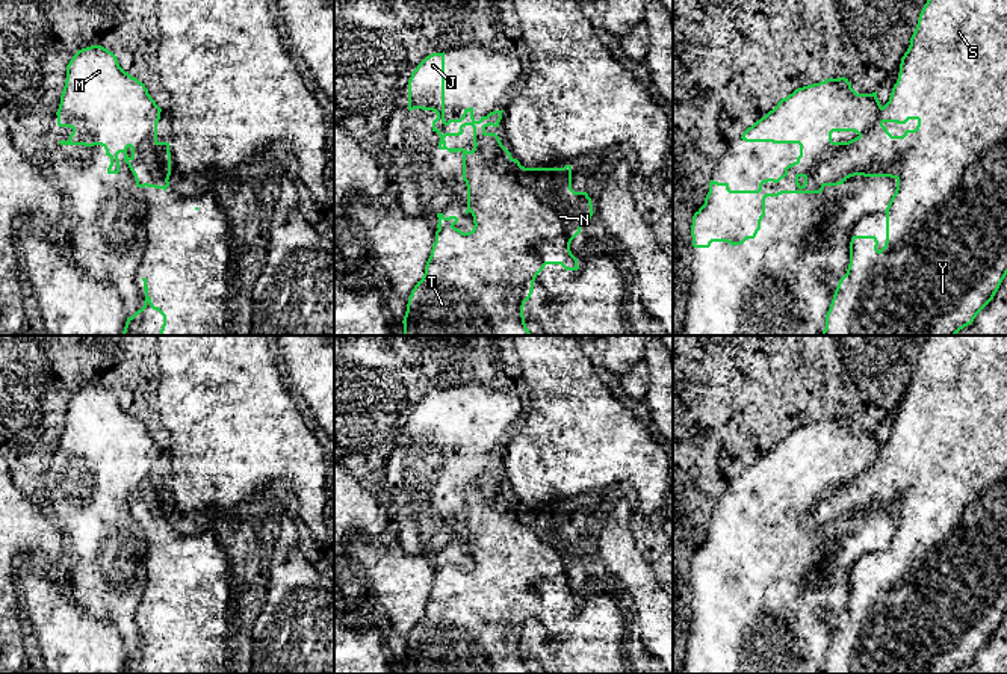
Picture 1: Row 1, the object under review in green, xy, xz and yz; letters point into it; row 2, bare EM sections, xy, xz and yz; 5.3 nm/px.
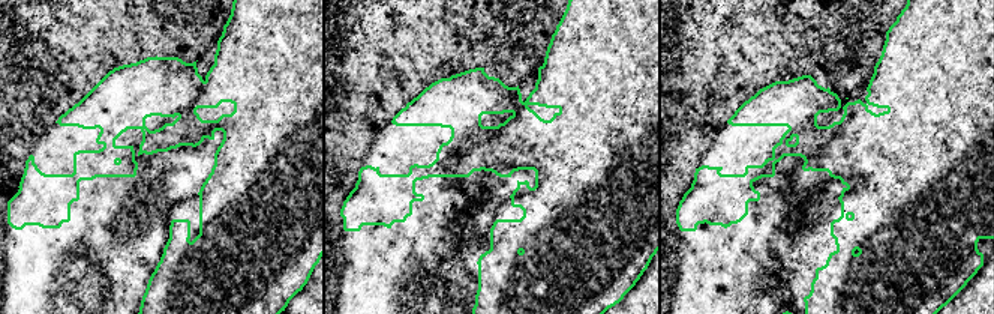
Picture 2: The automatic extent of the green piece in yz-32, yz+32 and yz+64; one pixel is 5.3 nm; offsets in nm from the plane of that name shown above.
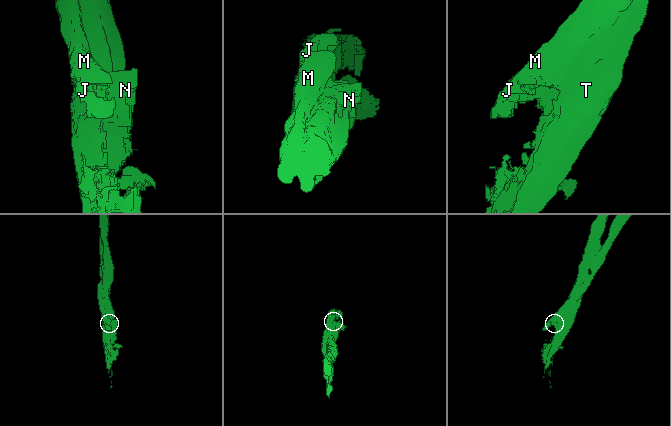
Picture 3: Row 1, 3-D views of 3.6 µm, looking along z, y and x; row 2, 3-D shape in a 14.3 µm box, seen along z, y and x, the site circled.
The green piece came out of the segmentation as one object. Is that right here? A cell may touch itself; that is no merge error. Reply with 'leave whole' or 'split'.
split

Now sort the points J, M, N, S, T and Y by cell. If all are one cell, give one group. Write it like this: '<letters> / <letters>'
J M / N S T Y

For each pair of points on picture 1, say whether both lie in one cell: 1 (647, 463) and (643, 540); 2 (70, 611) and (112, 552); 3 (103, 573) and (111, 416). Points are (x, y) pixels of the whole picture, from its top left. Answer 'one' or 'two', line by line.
1: two
2: two
3: one

